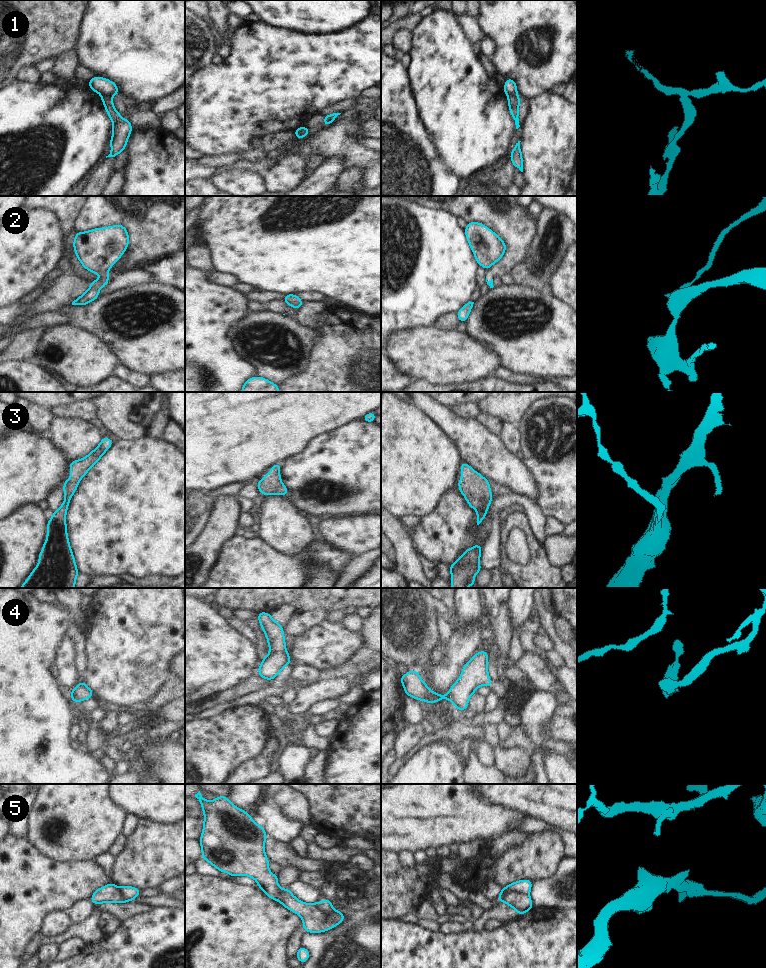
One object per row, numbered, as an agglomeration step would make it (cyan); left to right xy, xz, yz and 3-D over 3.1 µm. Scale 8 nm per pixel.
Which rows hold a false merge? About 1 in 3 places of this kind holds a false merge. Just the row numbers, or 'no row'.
1, 2, 5.

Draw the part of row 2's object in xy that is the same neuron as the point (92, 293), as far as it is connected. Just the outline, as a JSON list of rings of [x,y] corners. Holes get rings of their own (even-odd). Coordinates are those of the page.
[[[108,271],[102,274],[101,278],[90,282],[90,288],[76,300],[72,302],[72,305],[86,305],[99,297],[99,290],[101,287],[107,286],[109,282]]]

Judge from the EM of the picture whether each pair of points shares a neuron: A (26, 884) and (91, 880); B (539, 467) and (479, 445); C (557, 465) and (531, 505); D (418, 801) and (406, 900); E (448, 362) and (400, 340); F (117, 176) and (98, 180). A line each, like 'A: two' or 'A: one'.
A: one
B: two
C: two
D: two
E: one
F: two

